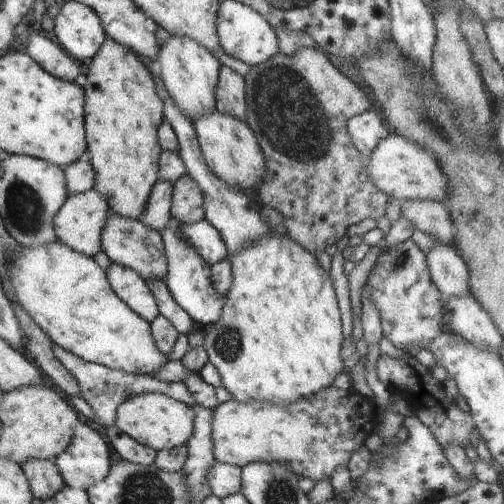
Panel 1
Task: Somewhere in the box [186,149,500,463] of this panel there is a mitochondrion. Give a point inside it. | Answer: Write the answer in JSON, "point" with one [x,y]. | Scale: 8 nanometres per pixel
{"point":[228,344]}

